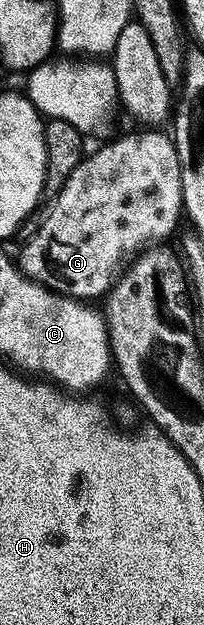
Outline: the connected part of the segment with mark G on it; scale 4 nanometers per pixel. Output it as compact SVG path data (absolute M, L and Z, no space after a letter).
M151 128L148 134L131 134L128 138L123 138L120 142L116 140L108 141L95 155L84 157L82 164L75 169L73 176L69 176L69 180L64 184L63 190L54 199L55 207L47 214L47 219L39 226L39 231L32 236L27 242L27 247L23 250L23 255L17 258L18 265L24 274L31 279L32 282L39 282L42 286L46 286L48 290L56 292L62 291L69 298L77 298L80 300L95 300L91 298L99 298L102 294L110 295L112 293L111 285L115 282L115 277L124 273L125 267L132 260L144 253L146 248L153 242L159 241L161 238L167 238L179 226L179 216L184 209L183 204L183 172L180 165L178 148L173 141L172 135L158 134L158 129Z

